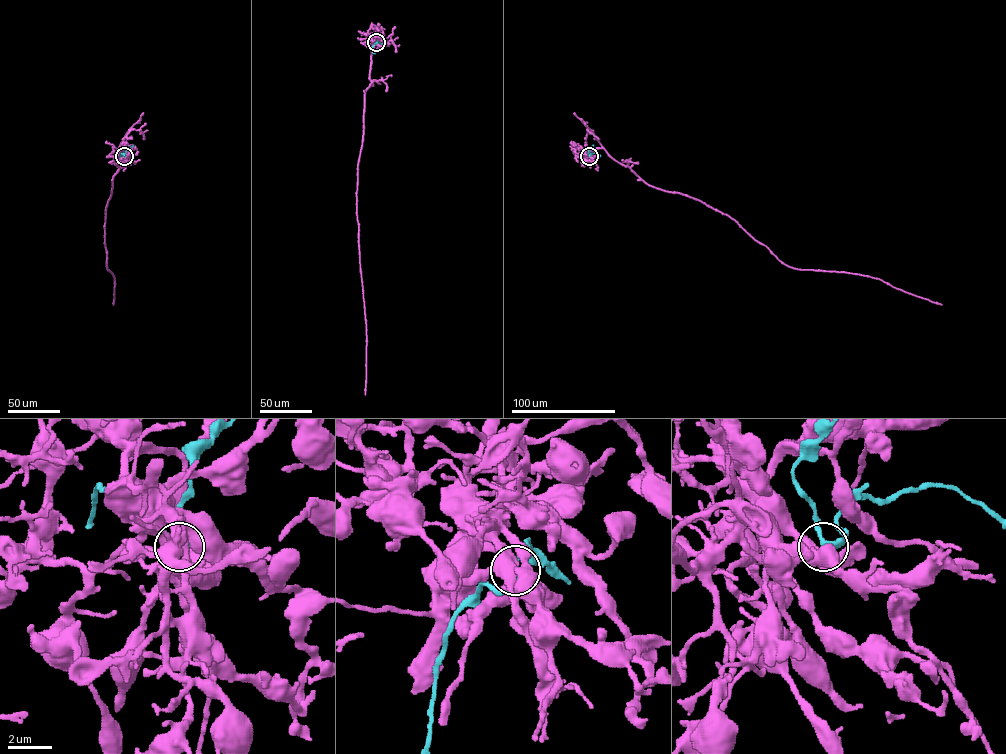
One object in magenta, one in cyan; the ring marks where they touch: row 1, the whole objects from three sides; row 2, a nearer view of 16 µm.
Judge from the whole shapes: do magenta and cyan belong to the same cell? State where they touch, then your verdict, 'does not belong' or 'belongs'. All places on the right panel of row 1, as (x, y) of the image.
(589, 156) | does not belong

